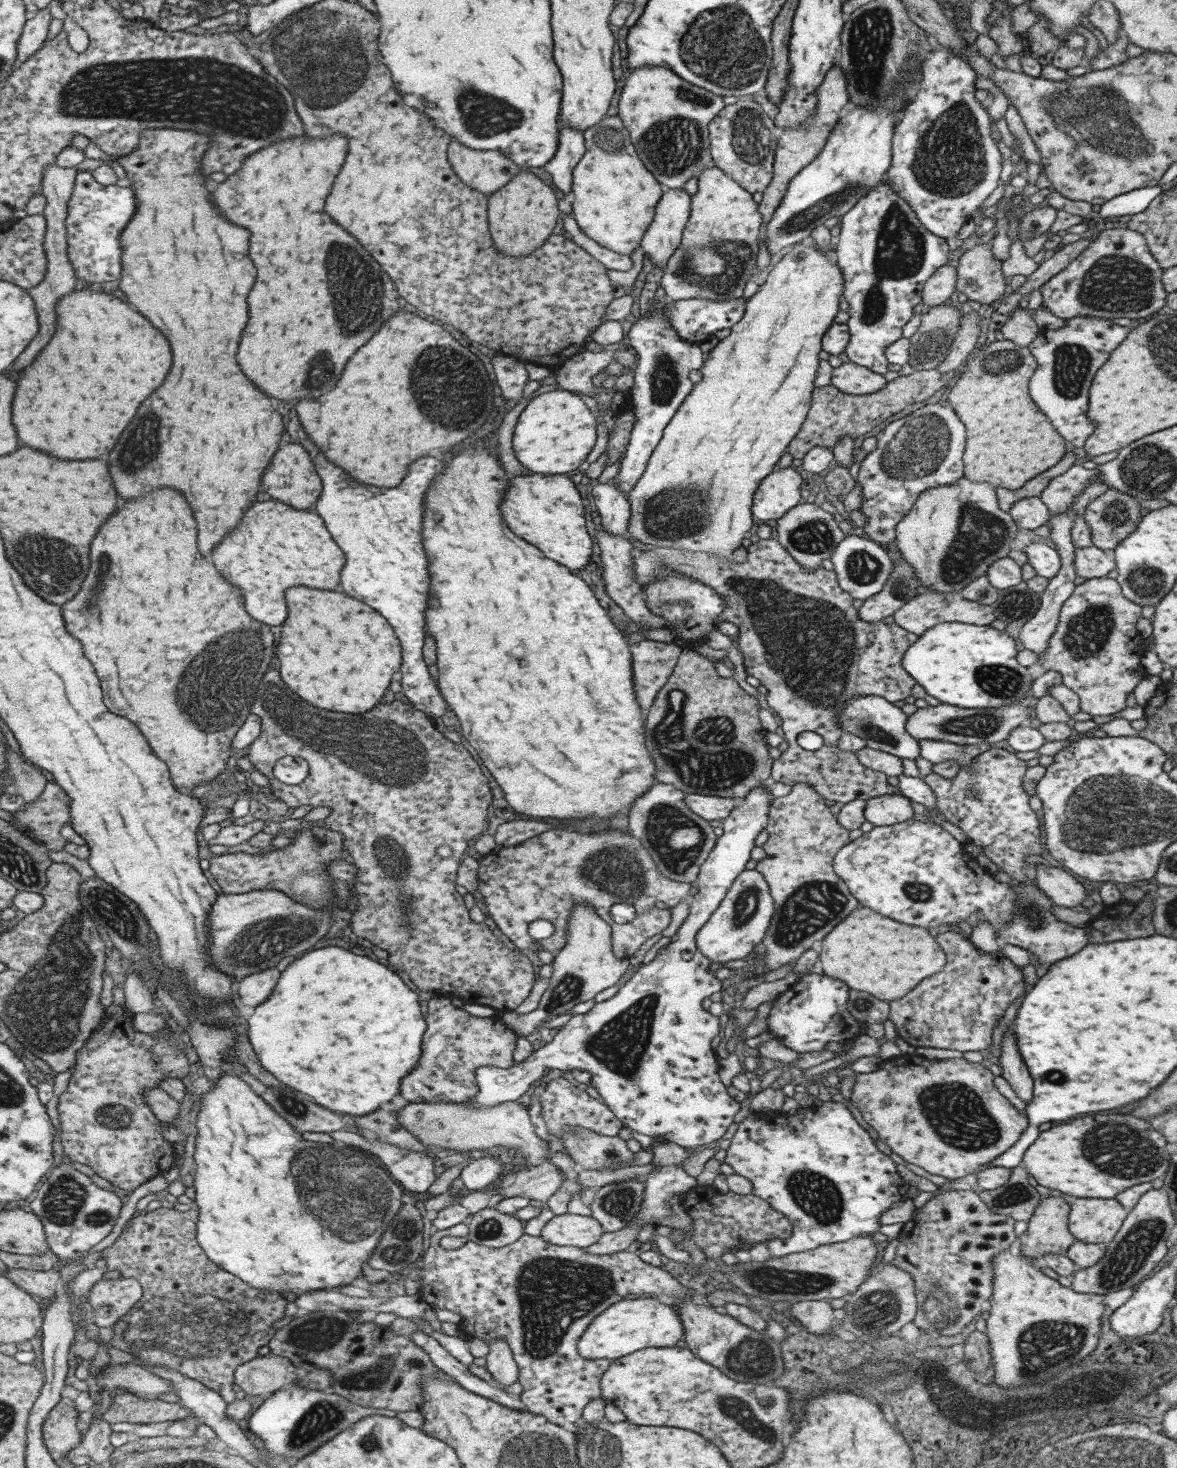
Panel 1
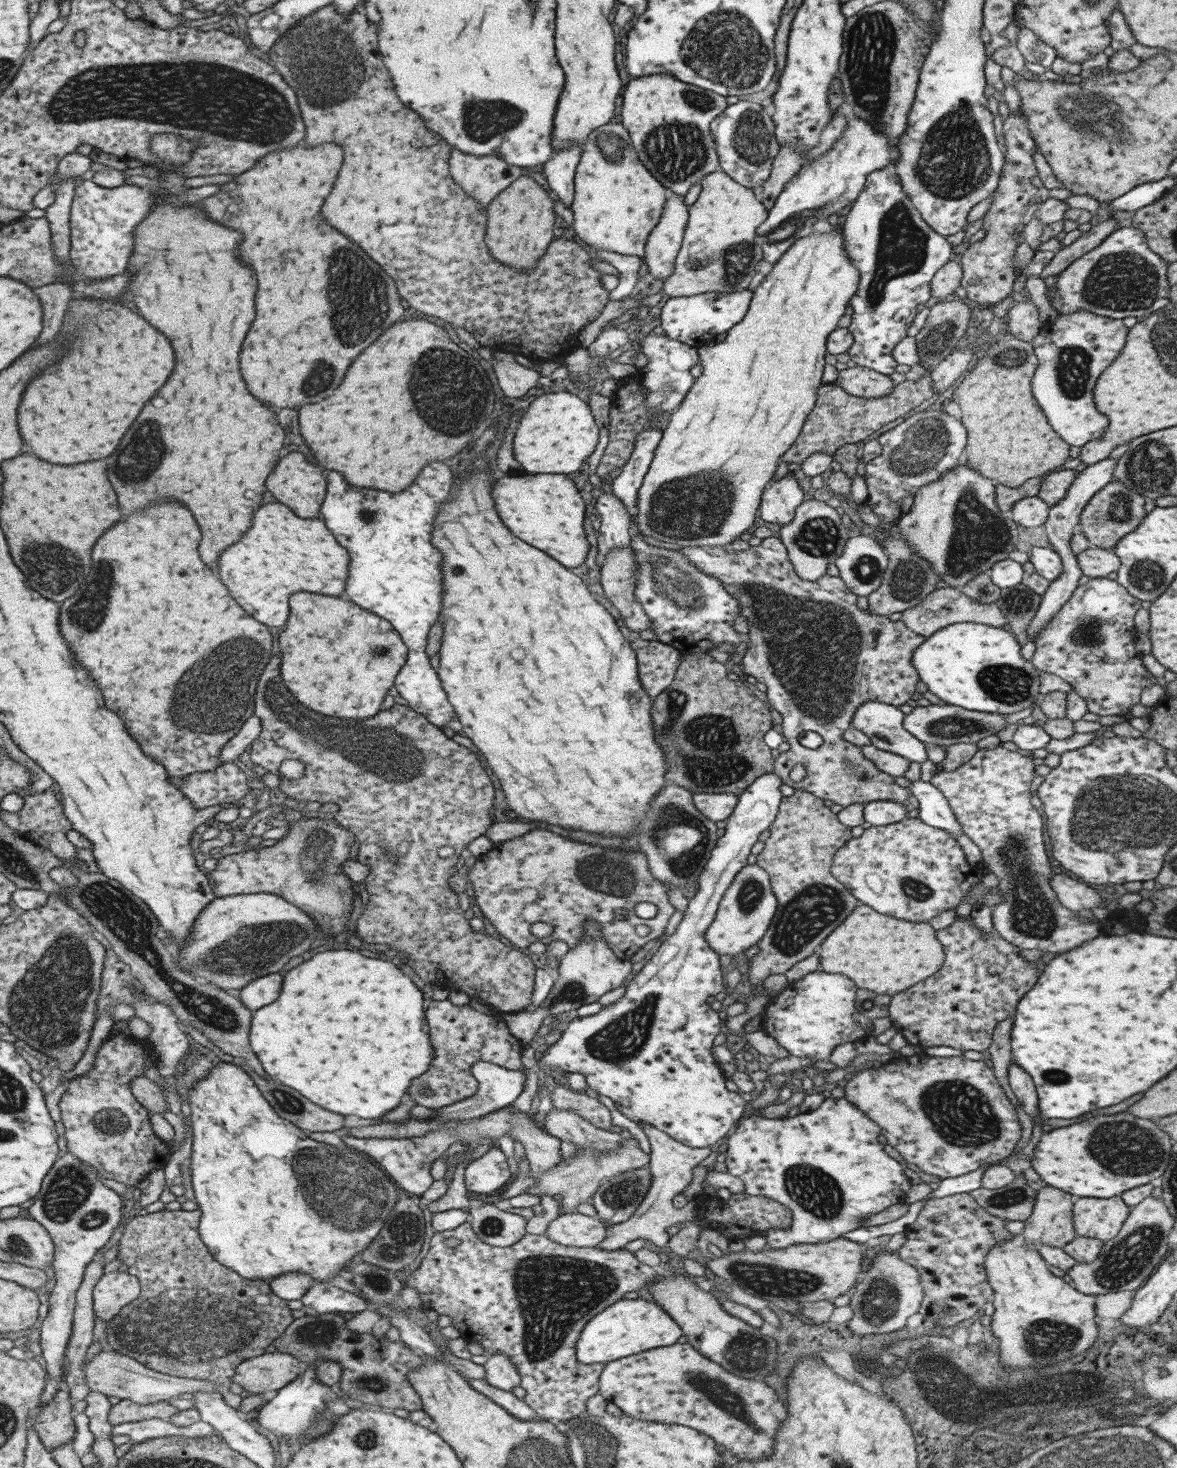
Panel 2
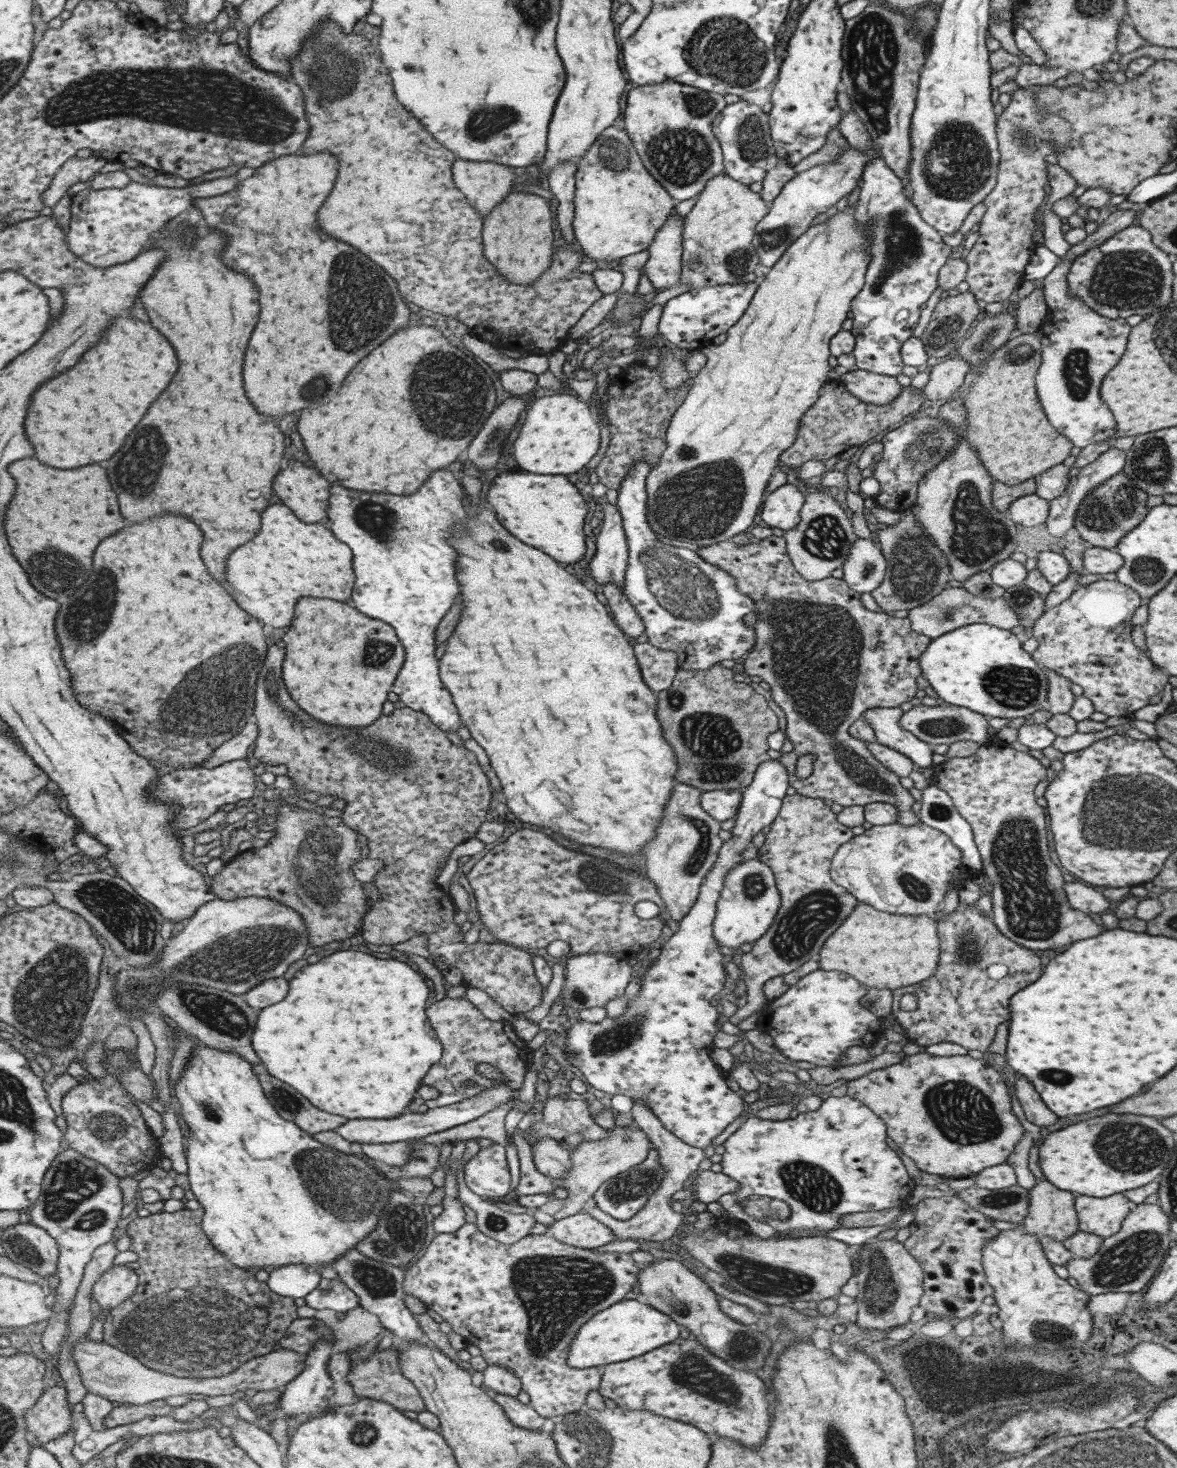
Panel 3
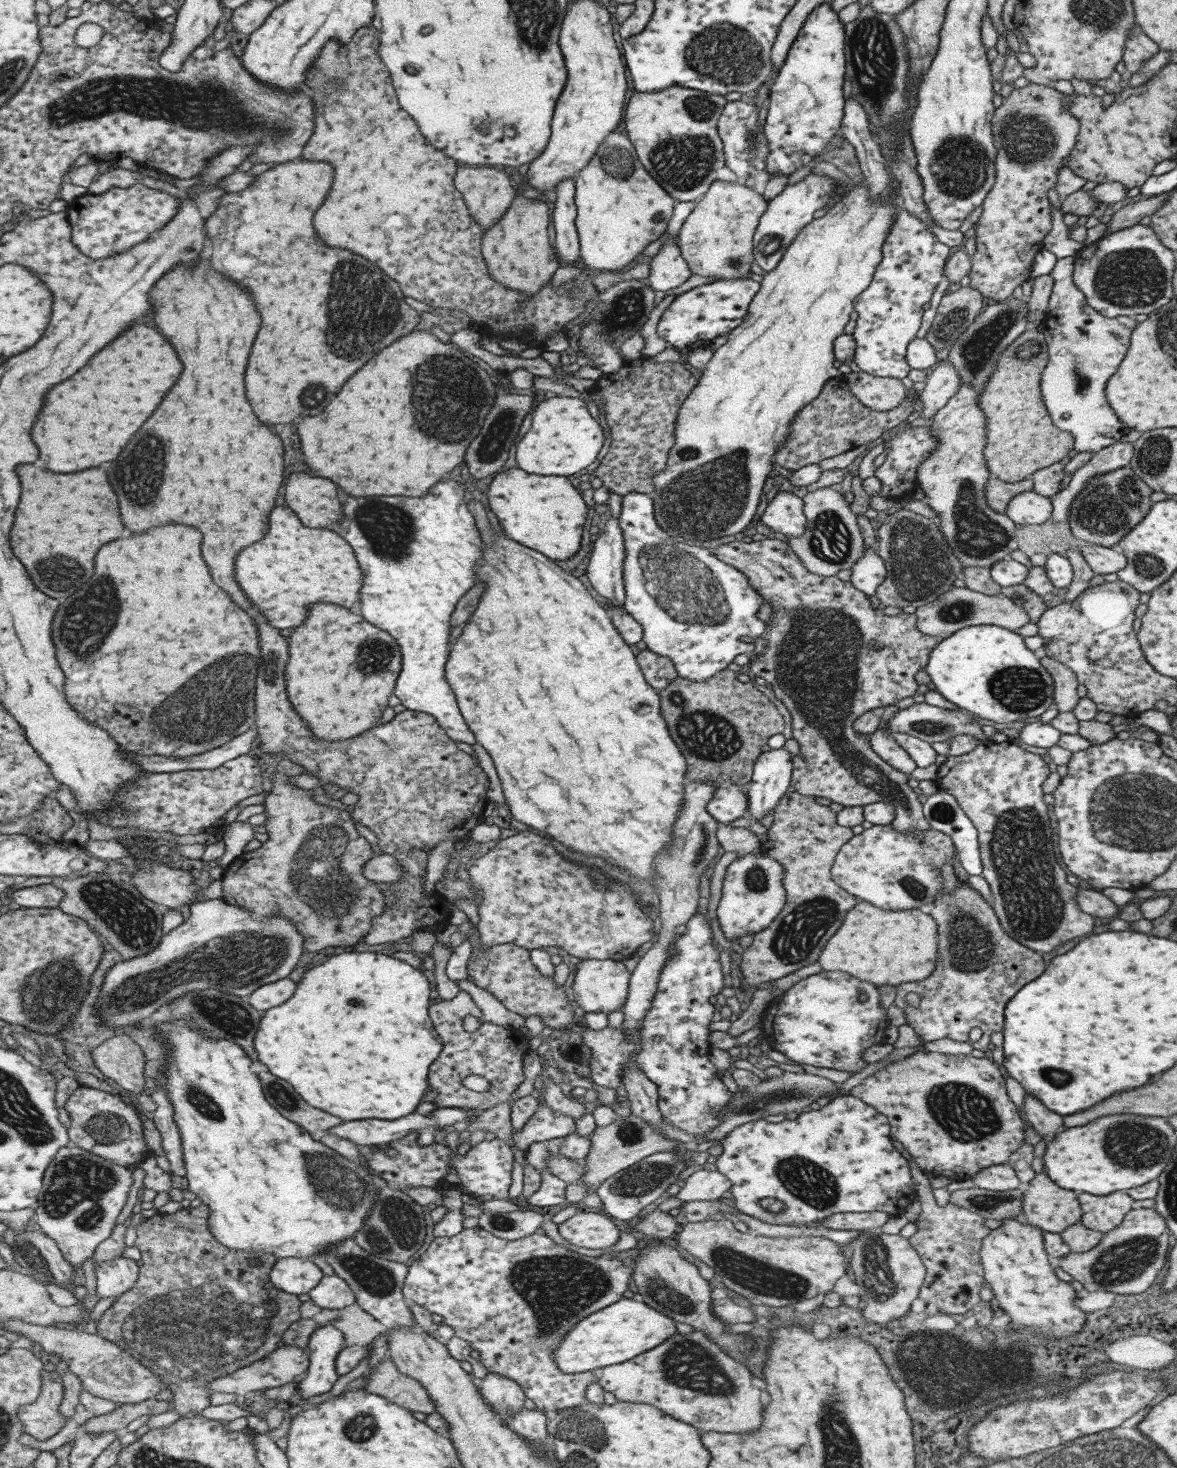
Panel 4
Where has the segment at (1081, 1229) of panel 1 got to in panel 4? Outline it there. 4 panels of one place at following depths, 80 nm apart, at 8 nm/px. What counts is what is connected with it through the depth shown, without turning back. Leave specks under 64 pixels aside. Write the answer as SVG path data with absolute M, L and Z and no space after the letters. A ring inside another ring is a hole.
M1115 1191L1105 1196L1078 1193L1076 1199L1081 1209L1080 1224L1100 1233L1113 1230L1136 1202L1126 1191Z

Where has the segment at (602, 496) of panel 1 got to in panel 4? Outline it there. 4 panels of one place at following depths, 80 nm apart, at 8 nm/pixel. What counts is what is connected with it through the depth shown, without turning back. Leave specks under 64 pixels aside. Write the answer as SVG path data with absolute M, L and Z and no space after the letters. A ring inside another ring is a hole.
M606 515L603 532L592 543L592 551L588 558L586 576L593 590L605 598L608 607L623 607L623 548L622 532L618 519Z

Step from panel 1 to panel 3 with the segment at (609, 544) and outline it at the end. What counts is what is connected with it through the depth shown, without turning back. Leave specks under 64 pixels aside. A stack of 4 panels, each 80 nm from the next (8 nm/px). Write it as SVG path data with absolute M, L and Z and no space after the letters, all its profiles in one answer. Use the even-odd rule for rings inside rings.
M605 583L599 592L603 594L606 604L609 606L614 623L624 635L634 639L644 632L644 624L636 613L634 606L627 600L623 592L623 586L618 587L615 583Z

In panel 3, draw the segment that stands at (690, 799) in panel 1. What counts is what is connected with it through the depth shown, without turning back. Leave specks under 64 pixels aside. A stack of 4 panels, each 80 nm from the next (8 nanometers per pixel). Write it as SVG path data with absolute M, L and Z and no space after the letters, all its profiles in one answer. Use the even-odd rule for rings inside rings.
M737 788L702 792L699 807L716 822L723 824L735 817L741 802Z

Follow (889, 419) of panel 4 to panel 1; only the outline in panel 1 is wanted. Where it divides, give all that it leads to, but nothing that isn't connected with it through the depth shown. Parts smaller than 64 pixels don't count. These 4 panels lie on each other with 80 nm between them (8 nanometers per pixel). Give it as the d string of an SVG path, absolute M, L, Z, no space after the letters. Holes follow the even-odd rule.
M965 364L959 366L958 370L951 372L951 374L939 374L935 368L923 371L917 369L908 376L897 376L895 380L887 382L885 387L866 395L848 395L839 392L830 385L814 388L805 422L796 432L795 438L789 442L786 453L791 455L794 463L797 464L800 458L807 454L813 446L832 450L843 436L851 438L852 441L857 440L859 437L863 437L865 432L871 430L873 426L883 422L885 418L903 410L909 404L915 404L915 402L929 398L936 390L946 385L948 380L957 376L958 371L963 370L964 366Z

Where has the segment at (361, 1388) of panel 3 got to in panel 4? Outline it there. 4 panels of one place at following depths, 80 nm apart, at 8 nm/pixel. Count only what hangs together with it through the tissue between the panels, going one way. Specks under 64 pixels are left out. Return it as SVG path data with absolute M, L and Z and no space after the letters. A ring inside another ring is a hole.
M389 1357L371 1368L371 1375L365 1379L362 1388L389 1403L408 1408L418 1416L435 1413L433 1401L423 1387L415 1379L401 1374Z

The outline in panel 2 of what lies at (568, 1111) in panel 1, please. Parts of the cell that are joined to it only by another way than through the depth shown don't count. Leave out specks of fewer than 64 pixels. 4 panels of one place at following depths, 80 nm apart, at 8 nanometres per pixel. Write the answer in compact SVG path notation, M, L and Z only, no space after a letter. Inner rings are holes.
M557 1085L551 1092L546 1092L546 1095L549 1095L552 1108L572 1110L577 1116L590 1122L593 1126L597 1126L601 1130L611 1130L609 1110L597 1099L563 1085Z

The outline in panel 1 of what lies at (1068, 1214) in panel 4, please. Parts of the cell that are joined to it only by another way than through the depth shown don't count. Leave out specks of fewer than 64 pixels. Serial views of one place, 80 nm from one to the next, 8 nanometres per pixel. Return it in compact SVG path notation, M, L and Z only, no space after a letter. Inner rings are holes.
M1042 1197L1027 1220L1027 1228L1018 1237L1020 1254L1039 1261L1045 1254L1066 1254L1075 1241L1068 1231L1070 1205L1062 1197Z

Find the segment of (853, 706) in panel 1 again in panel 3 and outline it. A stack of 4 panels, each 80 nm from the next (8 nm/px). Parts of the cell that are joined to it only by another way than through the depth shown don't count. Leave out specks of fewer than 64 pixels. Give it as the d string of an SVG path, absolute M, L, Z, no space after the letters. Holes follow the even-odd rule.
M871 707L864 710L861 717L873 729L875 742L900 752L920 768L932 766L931 755L935 748L899 726L901 713L899 707Z

